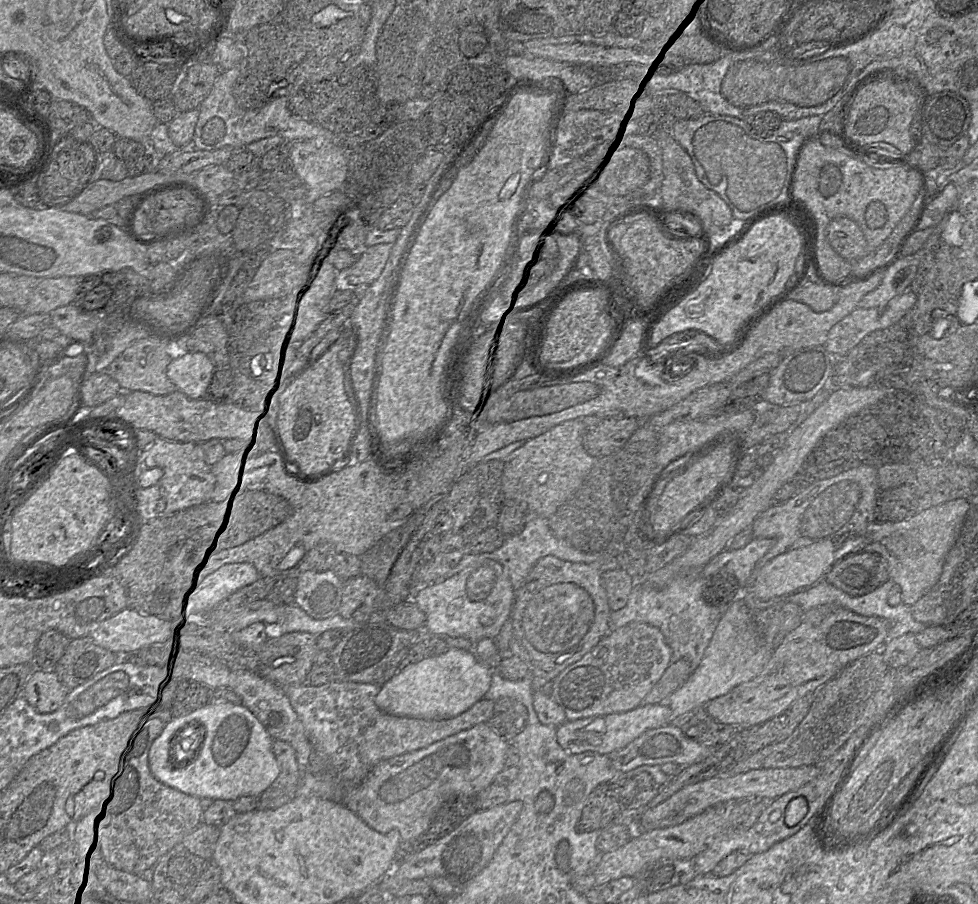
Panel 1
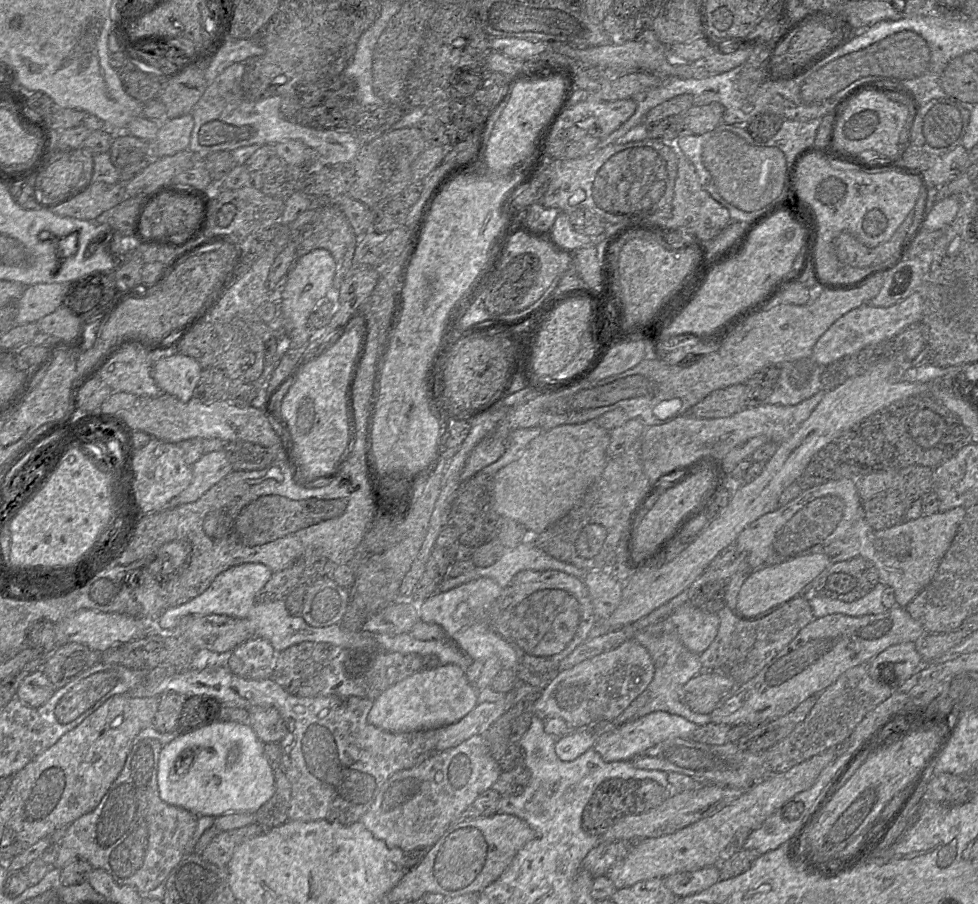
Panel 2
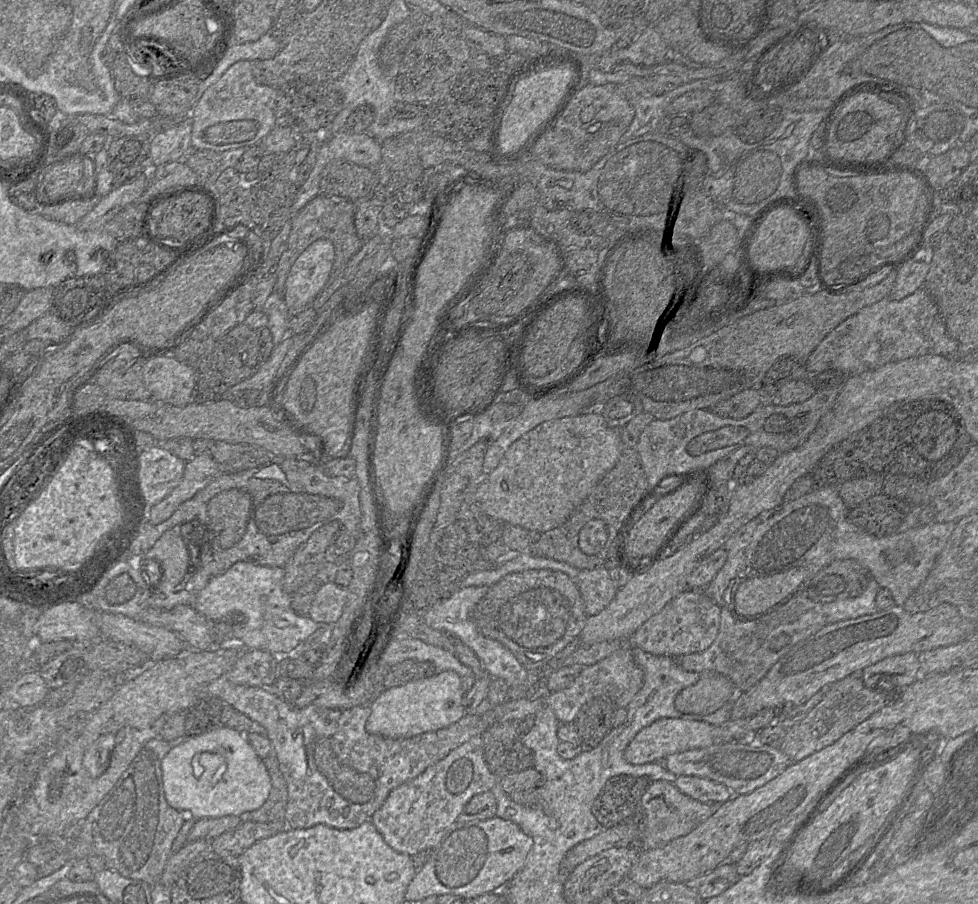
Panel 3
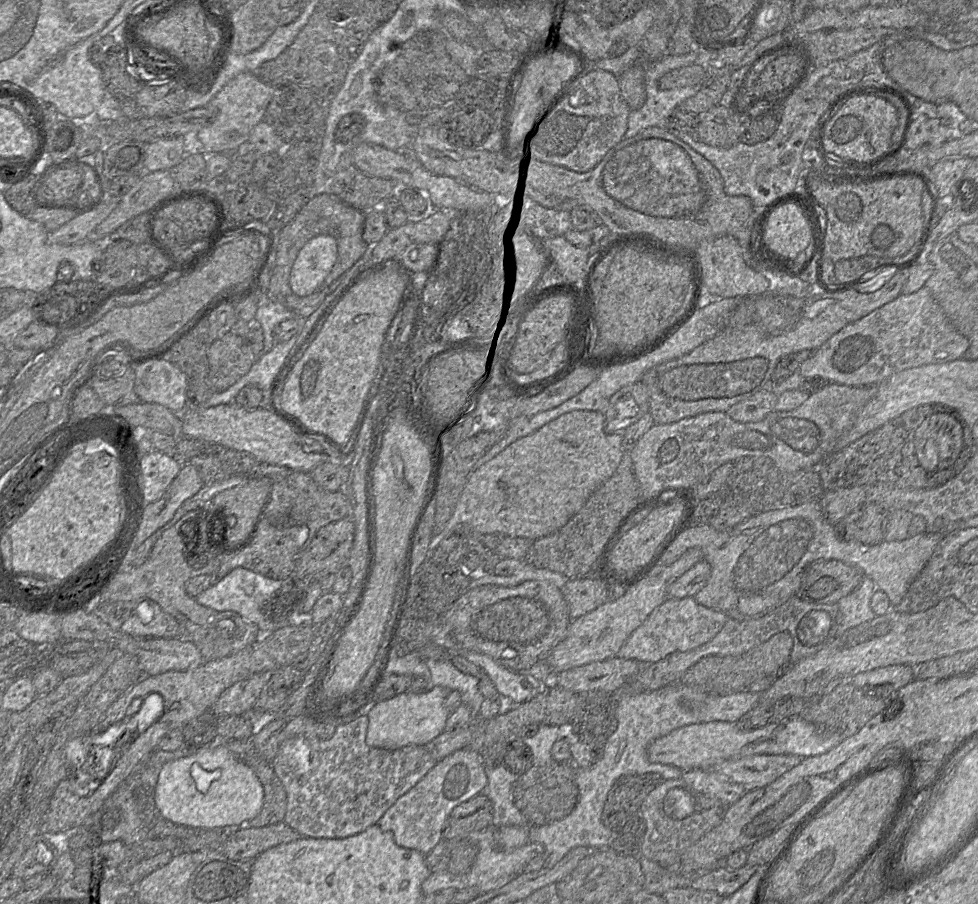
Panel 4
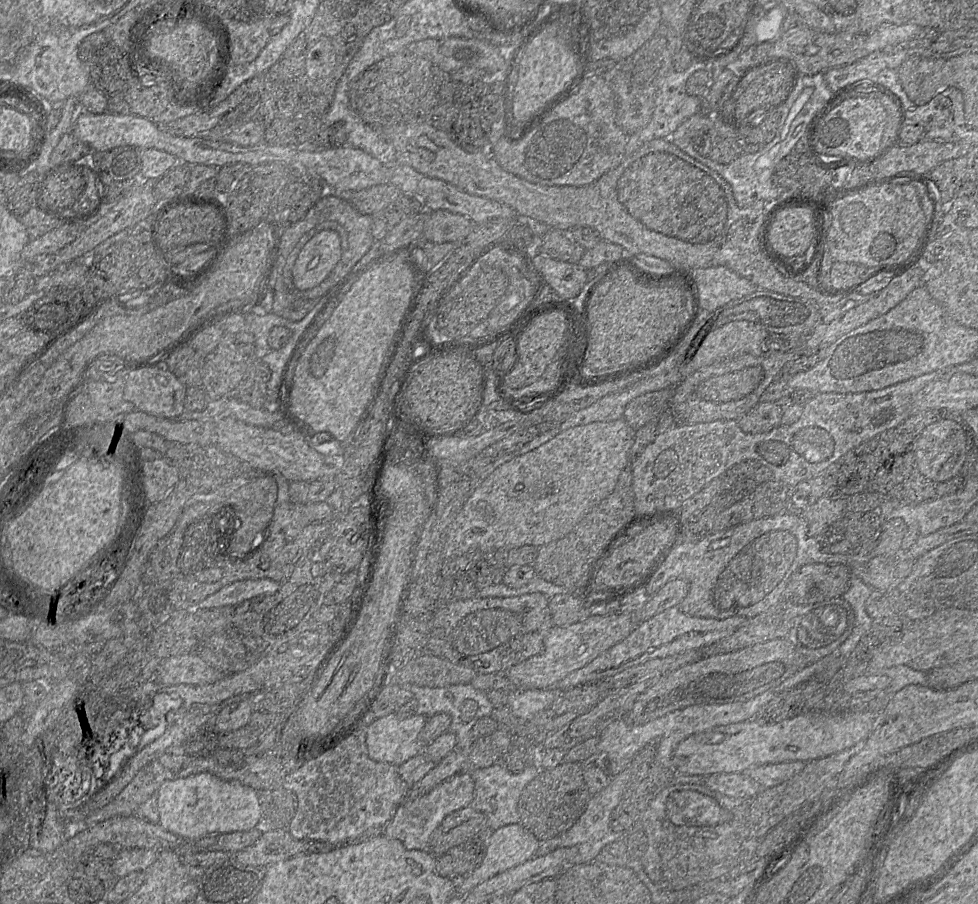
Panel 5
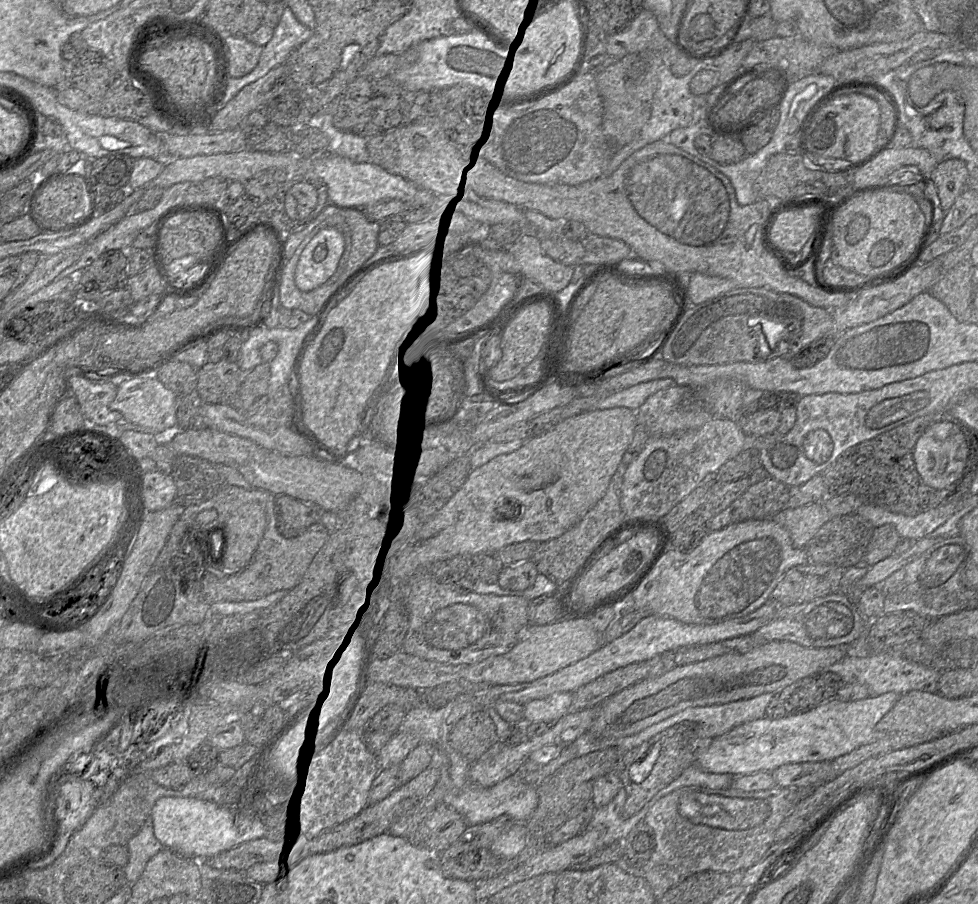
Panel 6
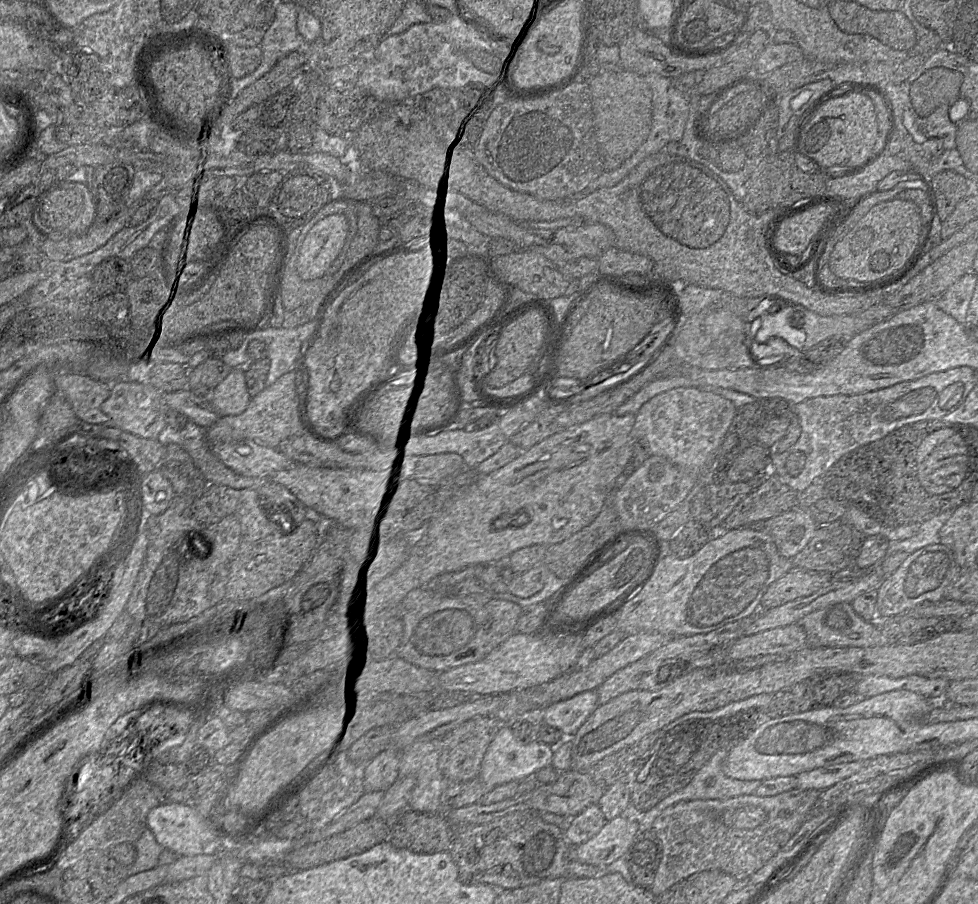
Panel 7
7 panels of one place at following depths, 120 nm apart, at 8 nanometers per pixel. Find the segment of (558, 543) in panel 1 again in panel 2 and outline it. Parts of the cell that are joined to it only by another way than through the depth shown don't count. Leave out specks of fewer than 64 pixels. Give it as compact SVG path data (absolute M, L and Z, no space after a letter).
M529 538L513 548L505 548L502 556L492 565L475 567L456 577L448 577L439 585L437 592L446 592L457 586L487 577L493 579L501 588L508 585L511 579L520 571L558 570L584 580L588 570L561 562L536 547Z

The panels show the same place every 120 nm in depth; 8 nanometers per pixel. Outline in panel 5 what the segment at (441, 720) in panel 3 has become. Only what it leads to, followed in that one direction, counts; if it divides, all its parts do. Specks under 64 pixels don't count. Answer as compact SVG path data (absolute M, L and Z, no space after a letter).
M397 713L384 716L373 721L367 729L366 745L371 759L399 767L409 759L423 752L424 747L419 743L419 733L424 728L428 718L414 714L400 716Z

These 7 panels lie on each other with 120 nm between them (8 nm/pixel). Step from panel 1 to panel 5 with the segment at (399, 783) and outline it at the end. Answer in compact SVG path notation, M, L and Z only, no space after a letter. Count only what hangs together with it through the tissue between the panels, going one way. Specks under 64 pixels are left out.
M457 774L416 799L406 799L385 825L384 835L398 839L408 850L429 850L429 840L435 829L446 816L468 806L473 796L474 781L471 774Z

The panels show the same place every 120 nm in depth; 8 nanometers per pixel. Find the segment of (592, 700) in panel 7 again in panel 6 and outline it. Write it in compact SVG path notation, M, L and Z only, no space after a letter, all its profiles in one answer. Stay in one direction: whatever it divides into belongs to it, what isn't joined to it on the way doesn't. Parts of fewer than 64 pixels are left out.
M561 693L549 699L526 706L526 722L555 723L569 714L570 705L574 700L574 693Z

